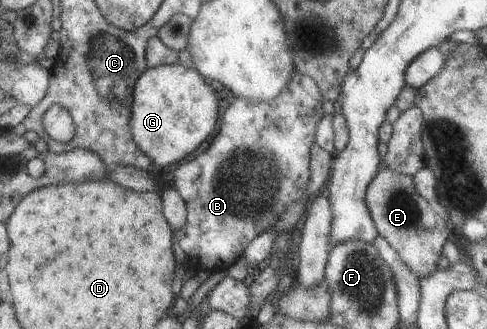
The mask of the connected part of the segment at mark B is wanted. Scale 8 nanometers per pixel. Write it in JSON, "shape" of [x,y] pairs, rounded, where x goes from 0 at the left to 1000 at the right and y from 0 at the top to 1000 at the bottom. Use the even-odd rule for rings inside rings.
{"shape":[[[604,213],[589,264],[581,264],[565,301],[532,313],[491,295],[470,319],[470,337],[458,343],[450,407],[437,416],[433,441],[400,483],[368,498],[355,526],[359,571],[384,626],[380,690],[355,702],[363,802],[378,818],[396,818],[405,833],[468,821],[499,781],[503,751],[520,726],[569,690],[569,672],[593,617],[630,602],[630,568],[639,550],[637,453],[649,435],[655,368],[665,356],[665,304],[643,240]]]}

